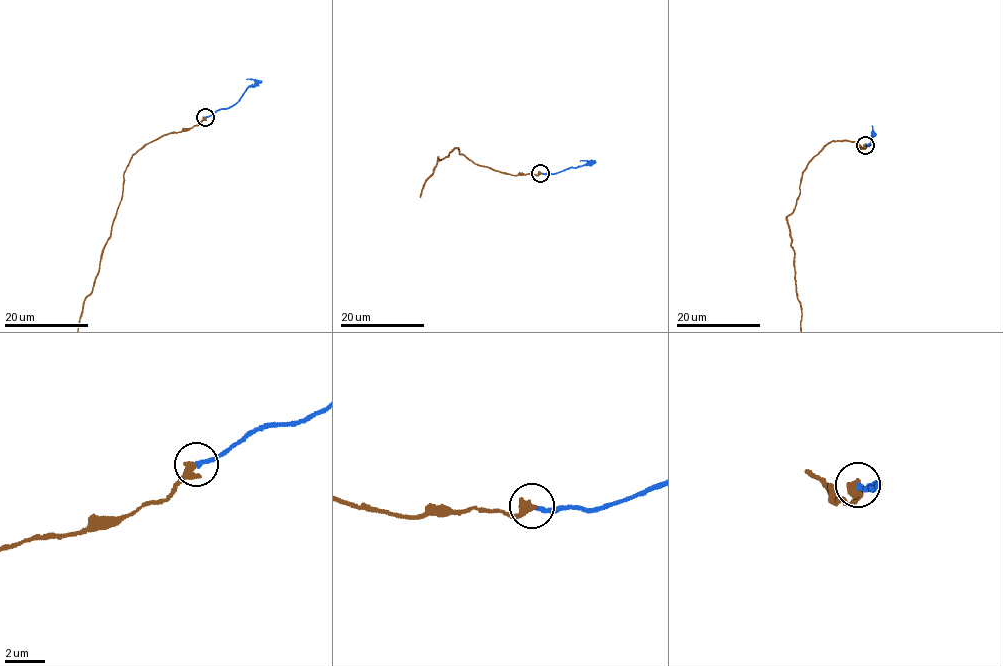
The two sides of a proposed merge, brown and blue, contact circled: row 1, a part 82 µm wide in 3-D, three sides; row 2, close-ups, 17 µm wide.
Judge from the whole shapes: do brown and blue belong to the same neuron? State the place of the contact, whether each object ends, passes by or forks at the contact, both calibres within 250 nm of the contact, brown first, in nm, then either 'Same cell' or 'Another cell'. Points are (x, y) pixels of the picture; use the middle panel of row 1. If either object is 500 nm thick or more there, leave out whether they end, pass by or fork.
Place: (540, 173). At the ring brown ends. At the ring blue ends. Thickness 480 nm (brown) against 200 nm. Same cell

